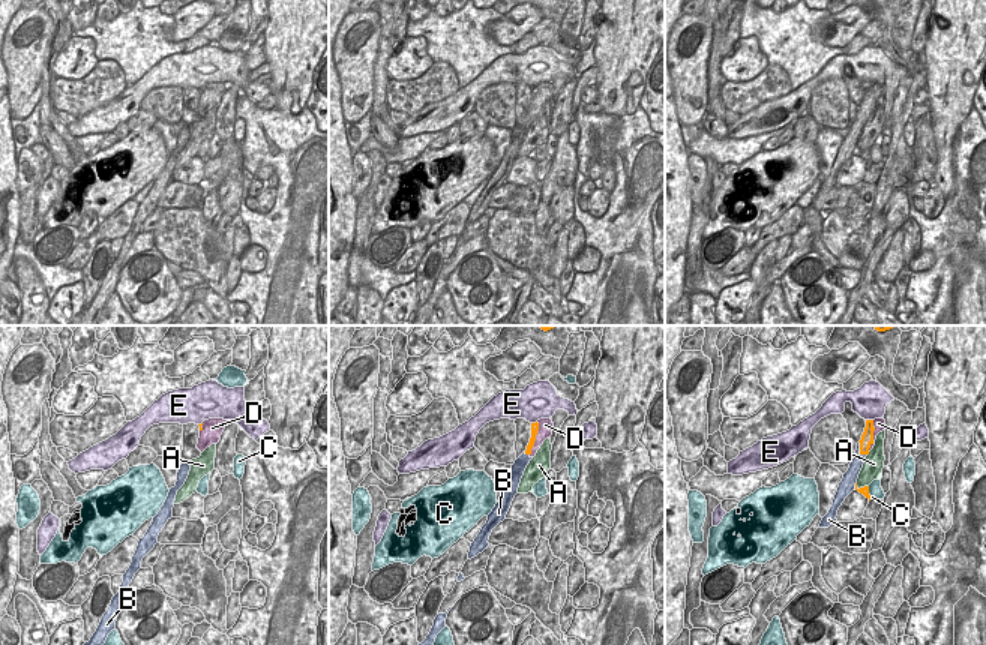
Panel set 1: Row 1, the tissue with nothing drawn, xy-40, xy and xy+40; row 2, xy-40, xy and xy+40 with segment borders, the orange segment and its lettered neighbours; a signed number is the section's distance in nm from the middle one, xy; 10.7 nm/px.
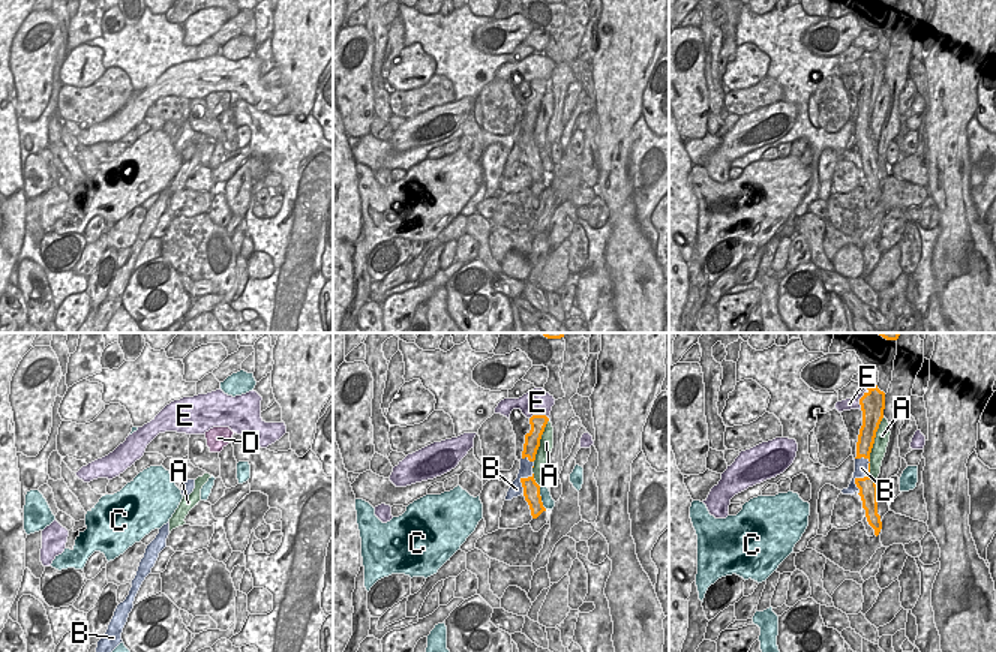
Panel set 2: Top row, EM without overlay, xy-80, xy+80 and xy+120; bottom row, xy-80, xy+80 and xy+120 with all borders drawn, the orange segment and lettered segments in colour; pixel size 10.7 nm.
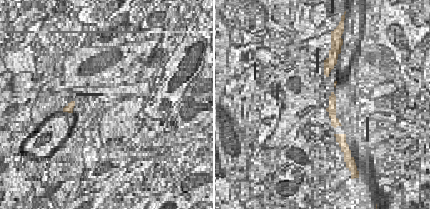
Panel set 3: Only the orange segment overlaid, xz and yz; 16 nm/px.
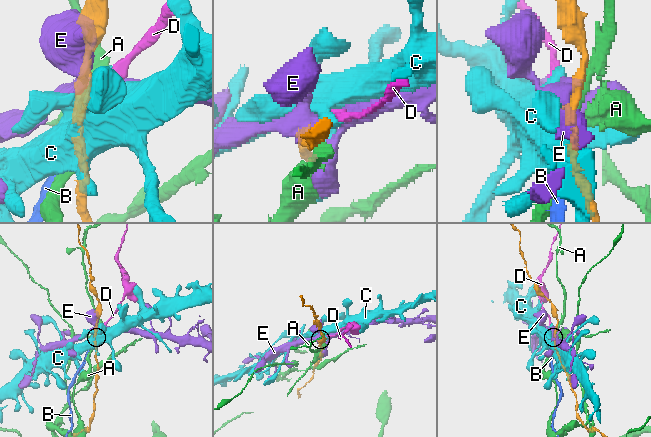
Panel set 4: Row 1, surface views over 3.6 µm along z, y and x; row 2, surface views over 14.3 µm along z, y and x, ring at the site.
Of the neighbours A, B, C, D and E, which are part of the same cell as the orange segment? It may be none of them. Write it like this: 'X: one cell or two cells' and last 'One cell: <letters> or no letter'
A: two cells
B: two cells
C: two cells
D: two cells
E: two cells
One cell: no letter

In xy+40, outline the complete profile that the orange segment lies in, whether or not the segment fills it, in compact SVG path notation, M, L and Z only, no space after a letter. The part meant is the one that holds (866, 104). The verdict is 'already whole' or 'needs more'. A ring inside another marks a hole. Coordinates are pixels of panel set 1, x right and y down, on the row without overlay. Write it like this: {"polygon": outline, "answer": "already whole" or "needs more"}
{"polygon": "M866 84L866 92L861 99L860 106L860 118L869 118L869 112L873 108L873 84Z", "answer": "already whole"}

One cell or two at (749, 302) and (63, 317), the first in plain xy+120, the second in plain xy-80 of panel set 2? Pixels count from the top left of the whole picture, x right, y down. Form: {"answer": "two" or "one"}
{"answer": "one"}

